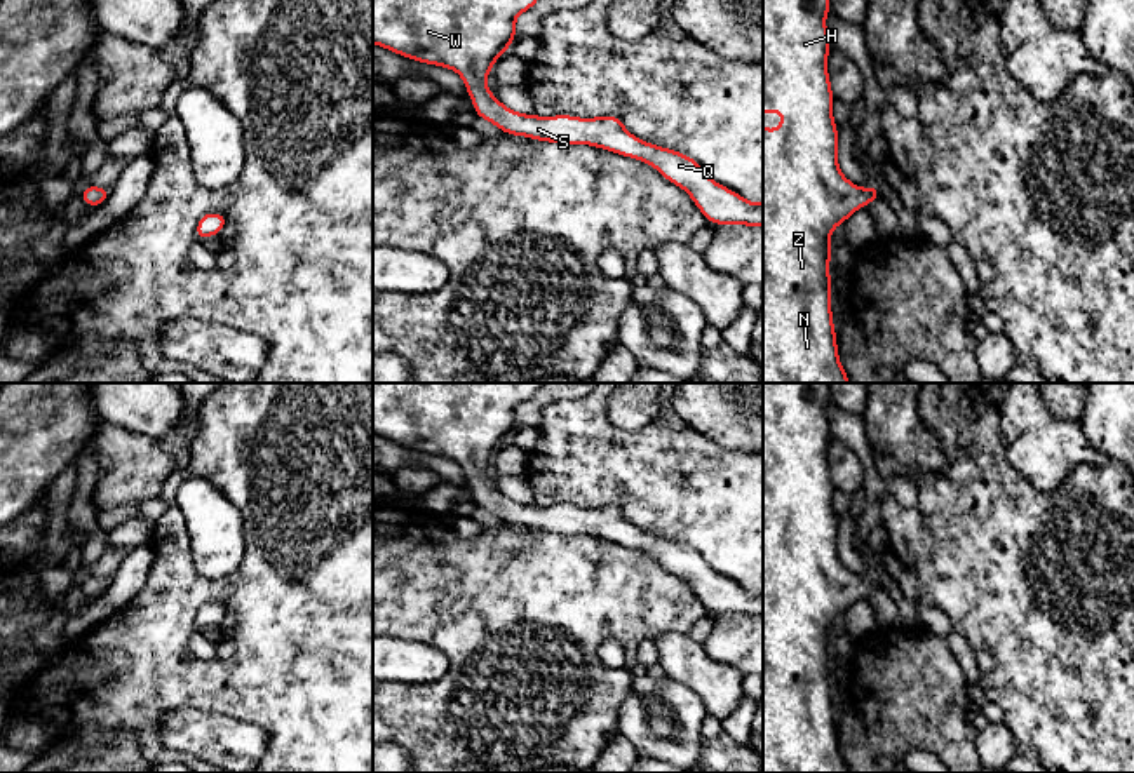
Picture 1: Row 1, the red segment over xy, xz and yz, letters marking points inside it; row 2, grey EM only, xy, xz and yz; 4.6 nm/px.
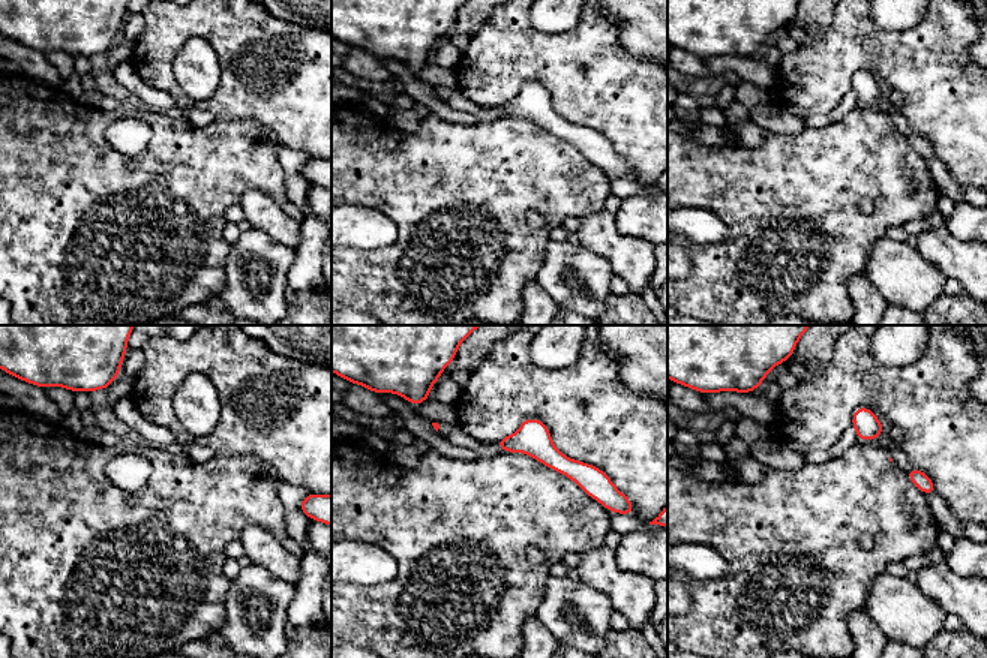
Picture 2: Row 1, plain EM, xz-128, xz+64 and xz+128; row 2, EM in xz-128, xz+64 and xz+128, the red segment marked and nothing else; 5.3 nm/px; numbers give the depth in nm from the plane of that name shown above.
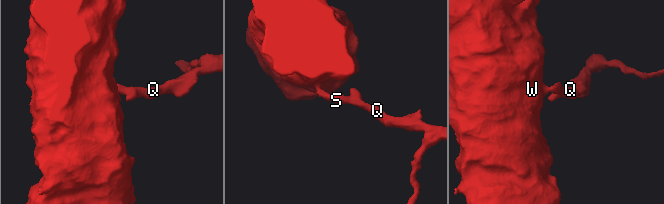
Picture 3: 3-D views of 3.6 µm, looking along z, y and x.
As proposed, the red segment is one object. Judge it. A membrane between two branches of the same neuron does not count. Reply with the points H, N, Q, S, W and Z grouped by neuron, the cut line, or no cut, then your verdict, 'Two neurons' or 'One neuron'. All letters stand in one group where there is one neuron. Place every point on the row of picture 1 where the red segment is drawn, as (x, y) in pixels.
Groups: H N Q S W Z. No split. One neuron

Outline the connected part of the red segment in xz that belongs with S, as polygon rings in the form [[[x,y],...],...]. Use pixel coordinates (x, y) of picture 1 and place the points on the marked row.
[[[373,0],[373,44],[425,64],[455,70],[465,84],[474,111],[502,132],[559,145],[591,145],[617,155],[641,160],[657,169],[669,183],[683,188],[716,225],[763,228],[763,202],[753,204],[742,195],[711,179],[702,165],[679,151],[655,146],[632,136],[617,115],[578,118],[573,115],[523,115],[502,104],[486,87],[493,63],[516,40],[516,17],[528,12],[537,0]]]

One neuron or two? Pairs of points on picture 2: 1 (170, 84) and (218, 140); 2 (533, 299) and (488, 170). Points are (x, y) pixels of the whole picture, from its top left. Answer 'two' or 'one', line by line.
1: two
2: two

